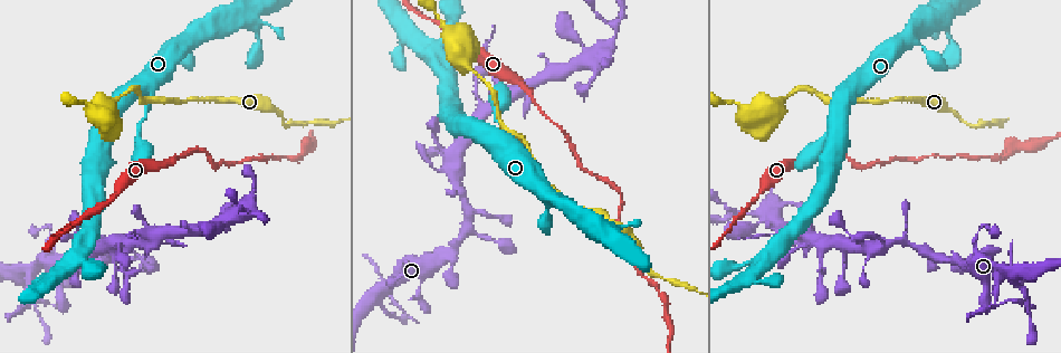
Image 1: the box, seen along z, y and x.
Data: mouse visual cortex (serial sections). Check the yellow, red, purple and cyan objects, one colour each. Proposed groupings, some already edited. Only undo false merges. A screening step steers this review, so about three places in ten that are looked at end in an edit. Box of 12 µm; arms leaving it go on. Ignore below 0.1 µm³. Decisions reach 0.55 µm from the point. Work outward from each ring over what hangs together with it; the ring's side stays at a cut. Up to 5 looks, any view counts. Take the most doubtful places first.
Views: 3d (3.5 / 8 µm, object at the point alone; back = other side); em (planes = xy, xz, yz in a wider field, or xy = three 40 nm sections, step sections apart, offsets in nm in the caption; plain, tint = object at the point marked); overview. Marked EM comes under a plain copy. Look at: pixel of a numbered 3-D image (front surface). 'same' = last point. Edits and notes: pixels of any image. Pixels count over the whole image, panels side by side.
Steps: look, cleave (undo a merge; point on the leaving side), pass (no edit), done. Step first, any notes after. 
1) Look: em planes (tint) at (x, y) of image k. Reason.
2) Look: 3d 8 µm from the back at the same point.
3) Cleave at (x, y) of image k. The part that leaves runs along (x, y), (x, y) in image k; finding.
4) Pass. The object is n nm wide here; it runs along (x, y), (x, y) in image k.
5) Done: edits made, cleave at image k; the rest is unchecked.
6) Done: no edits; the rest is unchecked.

Look: 3d 8 µm at (257, 211) of image 1. Thin arm on a thick one.

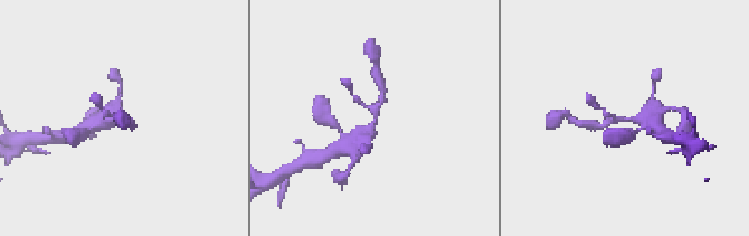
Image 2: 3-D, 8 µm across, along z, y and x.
Look: 3d 3.5 µm at (374, 110) of image 2. Zoom in.

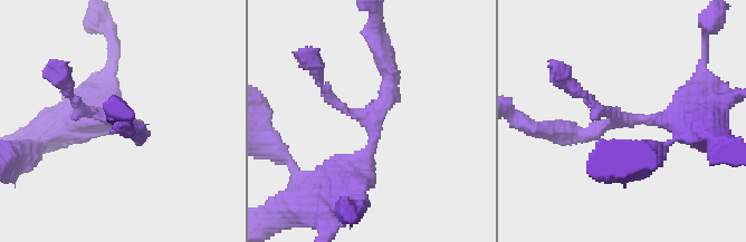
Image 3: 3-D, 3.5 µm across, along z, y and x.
Pass. It runs along (679, 122), (617, 118), (582, 94) in image 3; continuous, no second cell.

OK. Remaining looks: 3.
Look: 3d 3.5 µm at (657, 289) of image 1. Calibre changes.

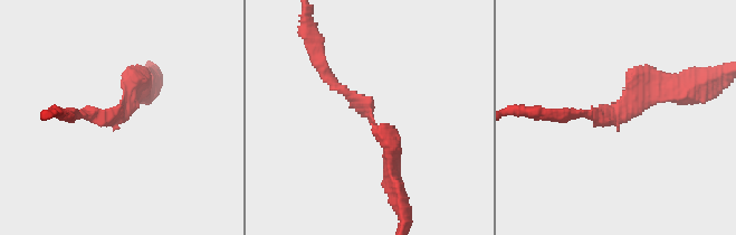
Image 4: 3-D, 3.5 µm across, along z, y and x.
Look: em xy step 1 (tint) at (627, 113) of image 4.

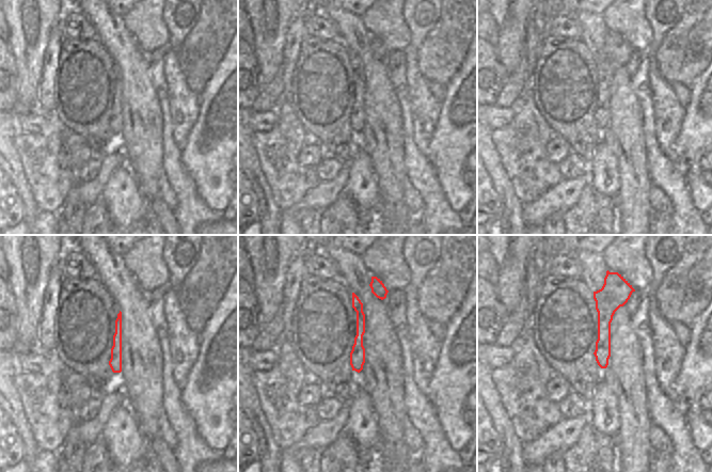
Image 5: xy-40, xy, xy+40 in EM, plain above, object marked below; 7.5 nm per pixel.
Pass. It runs along (610, 285), (604, 317), (603, 365) in image 5; one cell here.

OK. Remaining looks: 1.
Done: no edits; the rest is unchecked.

